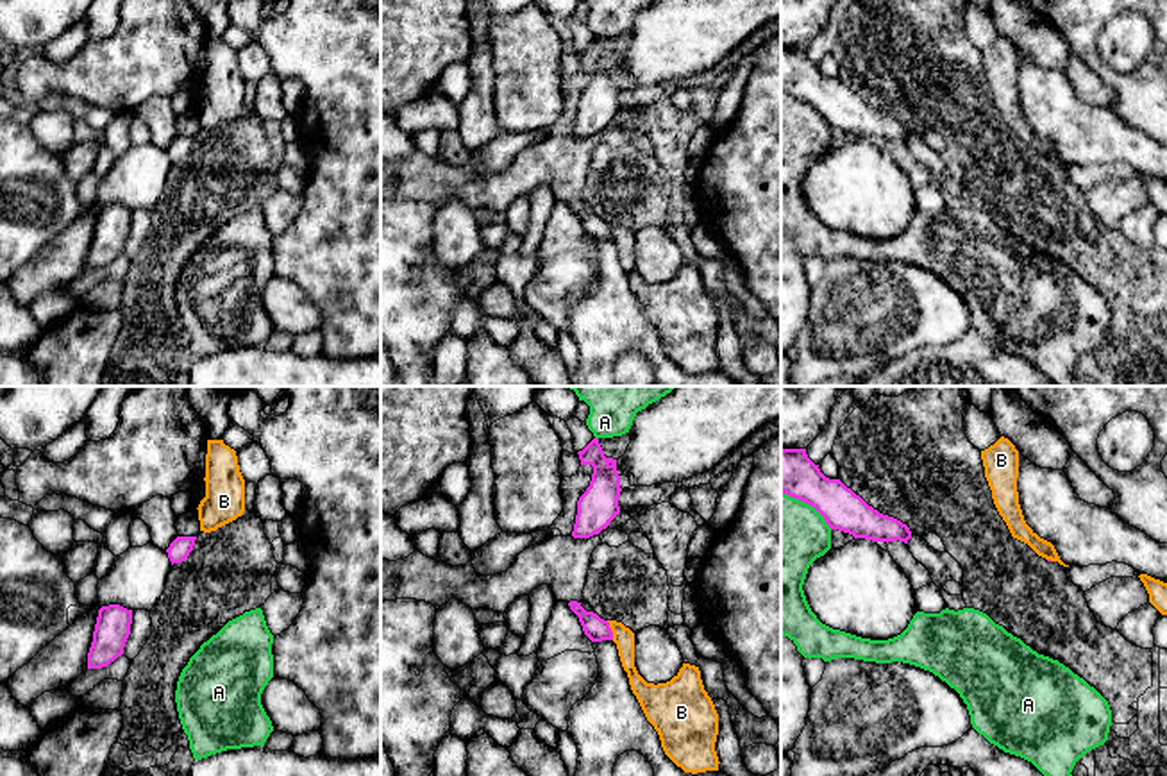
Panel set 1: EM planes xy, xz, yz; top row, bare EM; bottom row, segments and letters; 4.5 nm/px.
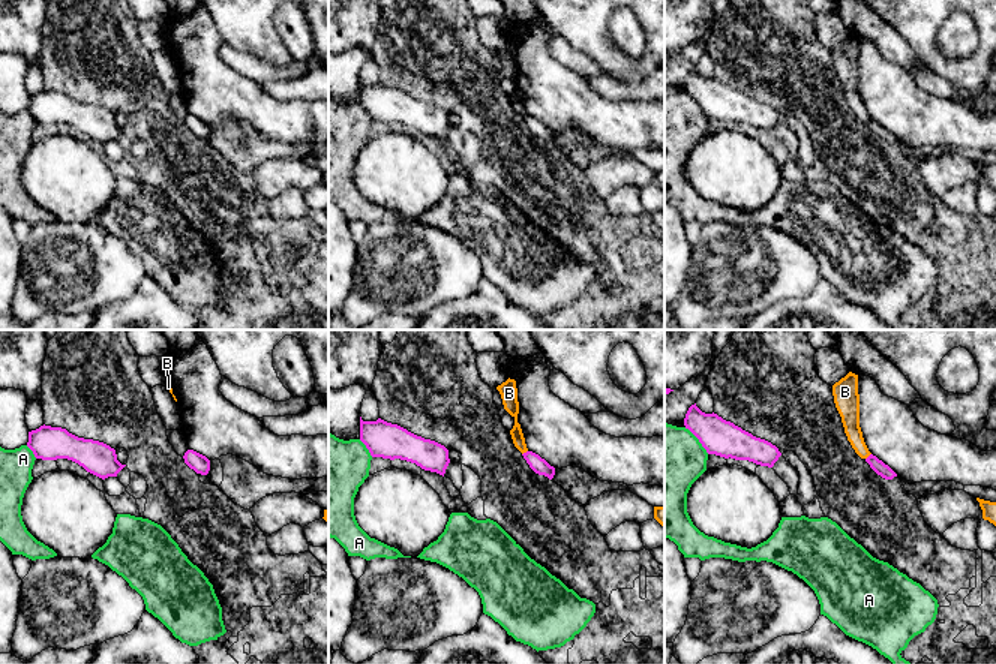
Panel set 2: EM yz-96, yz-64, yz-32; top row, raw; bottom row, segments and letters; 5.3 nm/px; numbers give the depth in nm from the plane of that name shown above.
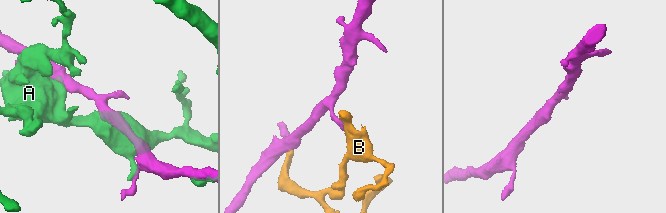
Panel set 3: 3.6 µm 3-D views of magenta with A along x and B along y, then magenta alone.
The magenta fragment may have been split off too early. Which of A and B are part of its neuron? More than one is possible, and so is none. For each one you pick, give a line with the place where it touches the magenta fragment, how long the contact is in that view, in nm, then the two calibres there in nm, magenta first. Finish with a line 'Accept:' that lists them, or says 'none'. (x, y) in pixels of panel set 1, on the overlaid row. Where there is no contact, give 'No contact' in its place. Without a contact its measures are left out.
Accept: none

